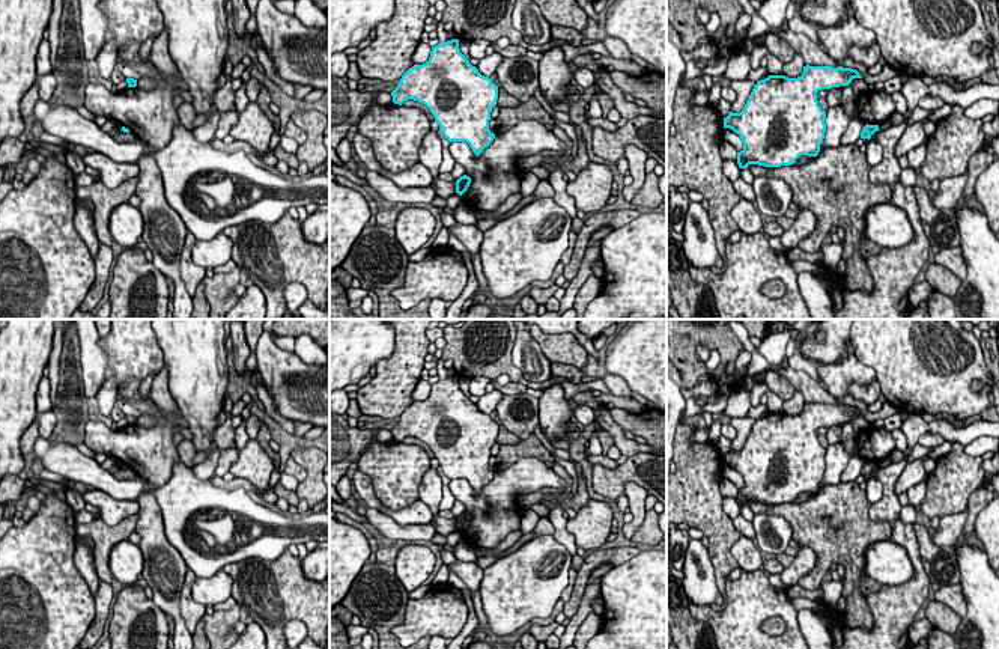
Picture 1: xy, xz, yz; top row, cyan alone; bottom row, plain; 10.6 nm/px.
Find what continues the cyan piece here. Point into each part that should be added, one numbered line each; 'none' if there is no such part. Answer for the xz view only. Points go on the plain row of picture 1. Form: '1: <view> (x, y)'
none

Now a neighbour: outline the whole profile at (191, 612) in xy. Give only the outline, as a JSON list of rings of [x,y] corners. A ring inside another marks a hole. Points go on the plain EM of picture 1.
[[[188,569],[184,578],[182,592],[179,598],[179,610],[191,634],[194,634],[199,620],[206,613],[206,605],[196,602],[191,596],[191,587],[194,580],[194,572]]]

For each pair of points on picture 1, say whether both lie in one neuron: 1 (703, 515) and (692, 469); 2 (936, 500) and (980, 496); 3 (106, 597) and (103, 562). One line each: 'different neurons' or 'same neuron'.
1: same neuron
2: different neurons
3: different neurons

